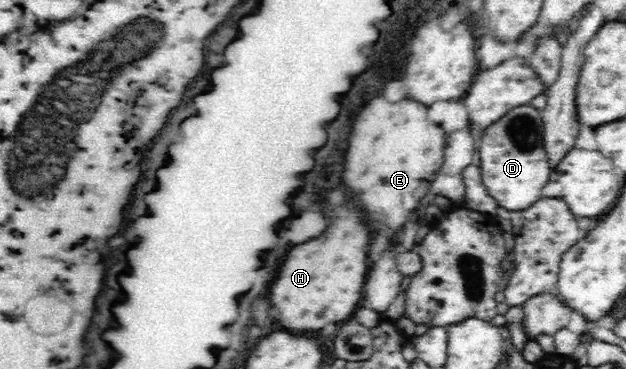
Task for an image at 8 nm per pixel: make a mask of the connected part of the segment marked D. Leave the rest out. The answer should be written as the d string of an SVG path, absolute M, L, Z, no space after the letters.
M522 105L483 131L480 143L482 185L497 207L508 211L524 211L542 197L542 187L550 181L552 167L548 153L544 151L545 126L542 111Z

